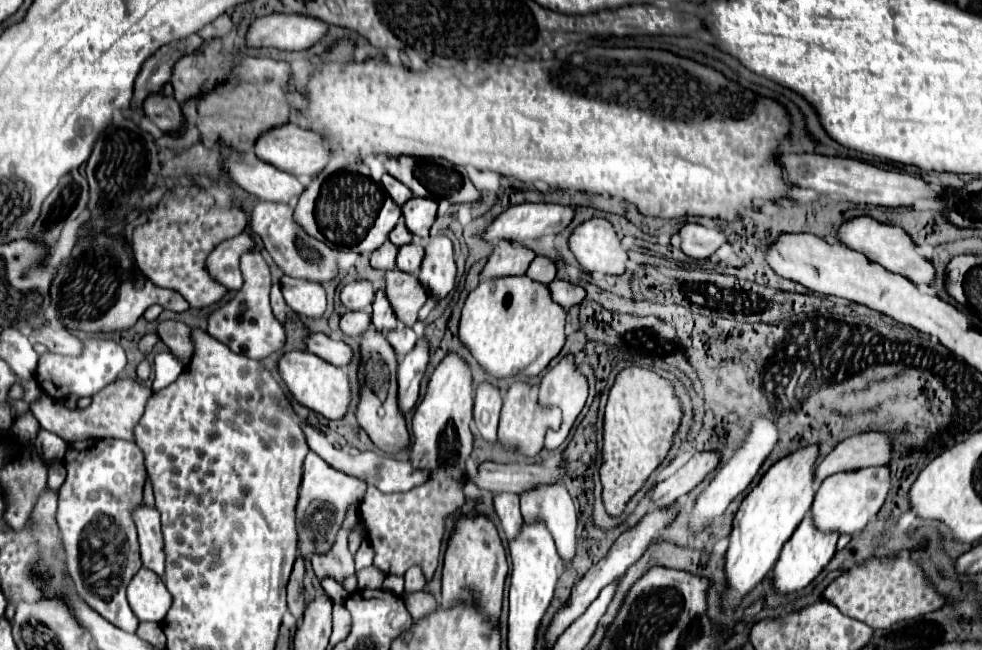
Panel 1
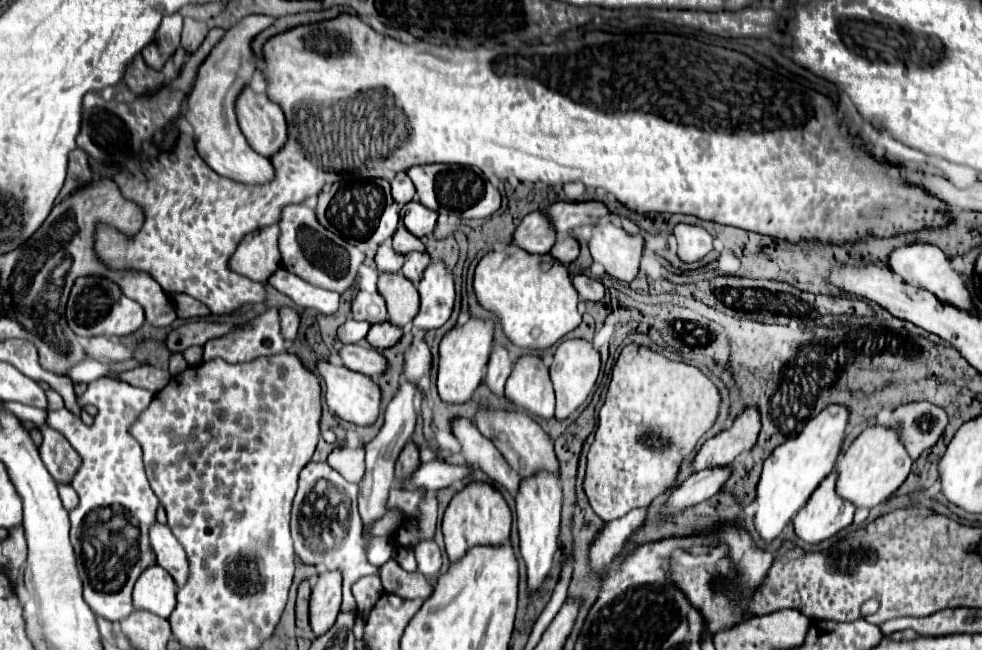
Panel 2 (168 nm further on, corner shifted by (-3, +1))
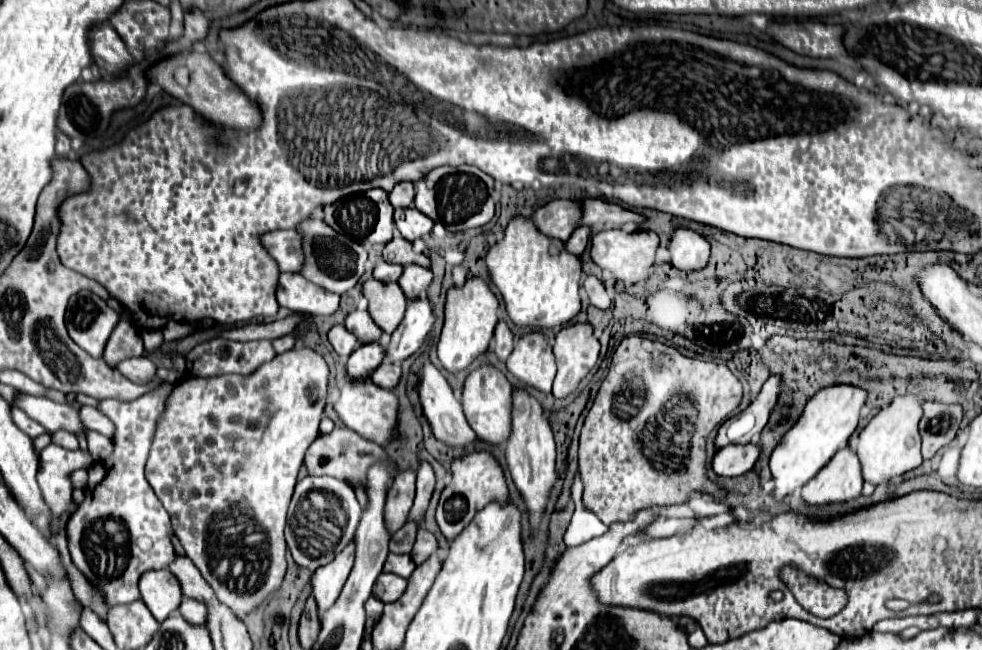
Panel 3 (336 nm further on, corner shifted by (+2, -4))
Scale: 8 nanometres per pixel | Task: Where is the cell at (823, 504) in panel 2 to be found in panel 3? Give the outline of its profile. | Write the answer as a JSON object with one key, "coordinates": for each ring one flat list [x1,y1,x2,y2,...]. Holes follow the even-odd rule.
{"coordinates":[[843,448,831,462,803,486,801,498,809,506,829,506,859,498,863,488,861,464,851,448]]}

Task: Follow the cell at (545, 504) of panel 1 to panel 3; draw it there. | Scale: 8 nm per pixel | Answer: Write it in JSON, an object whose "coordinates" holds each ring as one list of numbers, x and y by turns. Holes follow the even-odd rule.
{"coordinates":[[489,366,471,372,463,388,463,412,475,434,489,444,505,444,511,434,511,412,513,412,513,388,507,378]]}

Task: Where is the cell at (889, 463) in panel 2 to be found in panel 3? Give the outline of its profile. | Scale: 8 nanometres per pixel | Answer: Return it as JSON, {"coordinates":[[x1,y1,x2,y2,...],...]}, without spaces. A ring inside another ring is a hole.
{"coordinates":[[897,396,887,408,883,408,859,434,859,442,855,454,861,462,863,482,873,486,885,484,891,478,899,478,909,470,915,470,921,458,921,442,919,442,919,420,921,420,921,404,923,400,917,396]]}

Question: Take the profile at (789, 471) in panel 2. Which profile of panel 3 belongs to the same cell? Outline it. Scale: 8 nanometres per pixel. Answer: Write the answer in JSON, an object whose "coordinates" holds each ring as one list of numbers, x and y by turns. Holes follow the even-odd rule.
{"coordinates":[[831,386,811,398,799,418,799,422,783,436,769,458,773,476,773,500,781,504,791,492,801,490,841,448,847,446,849,436,855,432,859,422,859,410,867,394,853,386]]}

